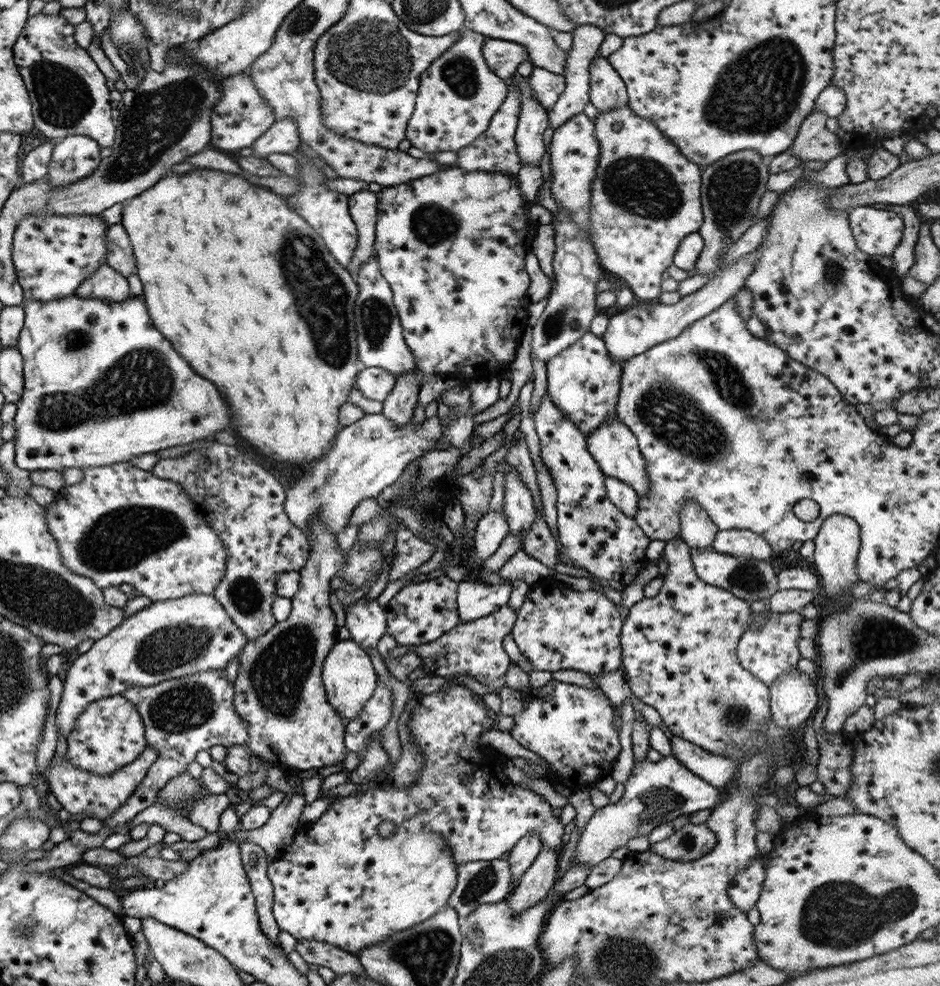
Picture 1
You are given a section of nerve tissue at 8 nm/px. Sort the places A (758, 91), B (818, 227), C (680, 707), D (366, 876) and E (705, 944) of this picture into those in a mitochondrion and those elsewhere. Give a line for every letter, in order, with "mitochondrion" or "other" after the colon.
A: mitochondrion
B: other
C: other
D: other
E: other

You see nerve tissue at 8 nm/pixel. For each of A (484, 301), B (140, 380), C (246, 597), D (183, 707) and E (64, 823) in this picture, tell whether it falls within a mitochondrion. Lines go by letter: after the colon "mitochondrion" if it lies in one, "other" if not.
A: other
B: mitochondrion
C: mitochondrion
D: mitochondrion
E: other

